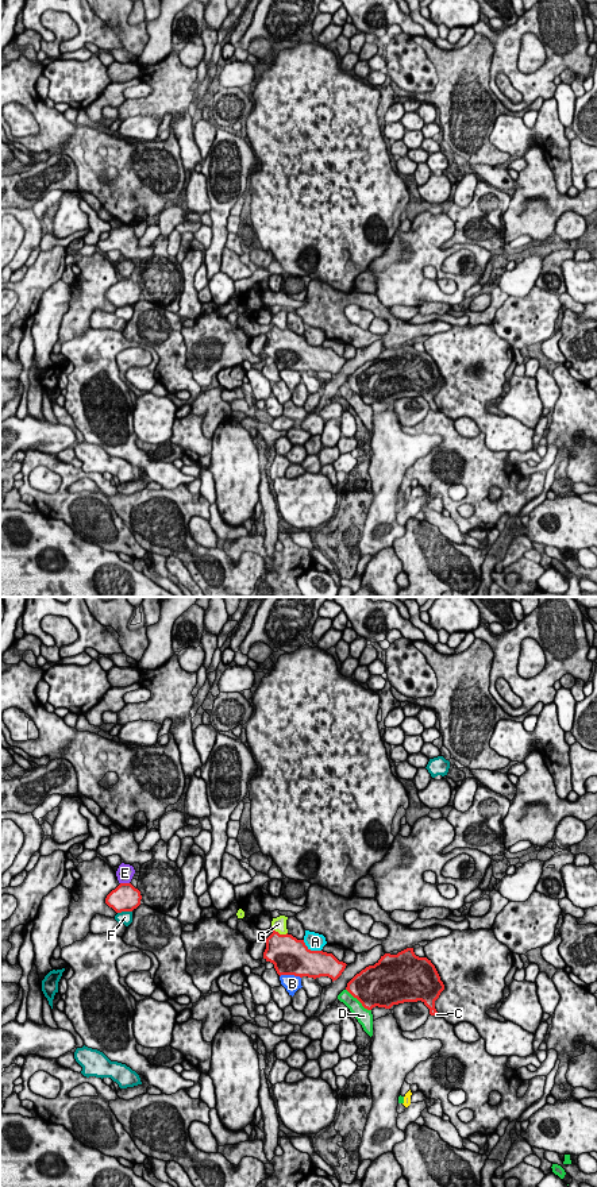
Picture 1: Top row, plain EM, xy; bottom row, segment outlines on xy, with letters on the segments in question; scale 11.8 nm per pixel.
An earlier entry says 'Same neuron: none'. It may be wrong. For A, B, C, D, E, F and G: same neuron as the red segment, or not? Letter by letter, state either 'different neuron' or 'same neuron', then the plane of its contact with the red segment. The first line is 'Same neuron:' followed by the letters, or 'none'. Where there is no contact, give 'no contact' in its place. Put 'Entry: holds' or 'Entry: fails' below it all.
Same neuron: C
A: different neuron | xy
B: different neuron | xy
C: same neuron | xy
D: different neuron | xy
E: different neuron | xy
F: different neuron | xy
G: different neuron | xy
Entry: fails

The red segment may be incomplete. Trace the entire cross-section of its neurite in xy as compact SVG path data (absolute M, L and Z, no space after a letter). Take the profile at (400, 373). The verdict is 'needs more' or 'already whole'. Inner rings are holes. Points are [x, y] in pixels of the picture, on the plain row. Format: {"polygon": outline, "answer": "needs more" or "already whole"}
{"polygon": "M407 343L397 350L381 351L374 361L357 369L346 385L367 405L421 396L430 409L435 411L435 396L444 379L431 355L419 352L413 343Z", "answer": "already whole"}

